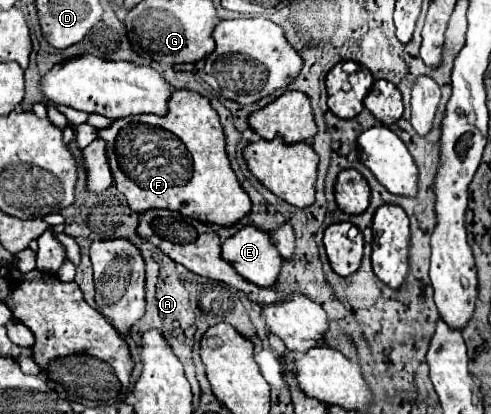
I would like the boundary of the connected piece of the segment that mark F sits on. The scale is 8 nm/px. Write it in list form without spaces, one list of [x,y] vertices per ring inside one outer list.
[[[174,89],[166,115],[144,113],[114,119],[110,127],[98,129],[98,139],[106,143],[106,159],[114,177],[114,185],[126,197],[128,207],[136,213],[146,209],[172,209],[204,223],[232,225],[250,211],[250,197],[240,187],[224,151],[226,141],[218,113],[210,107],[208,97],[196,91]]]

